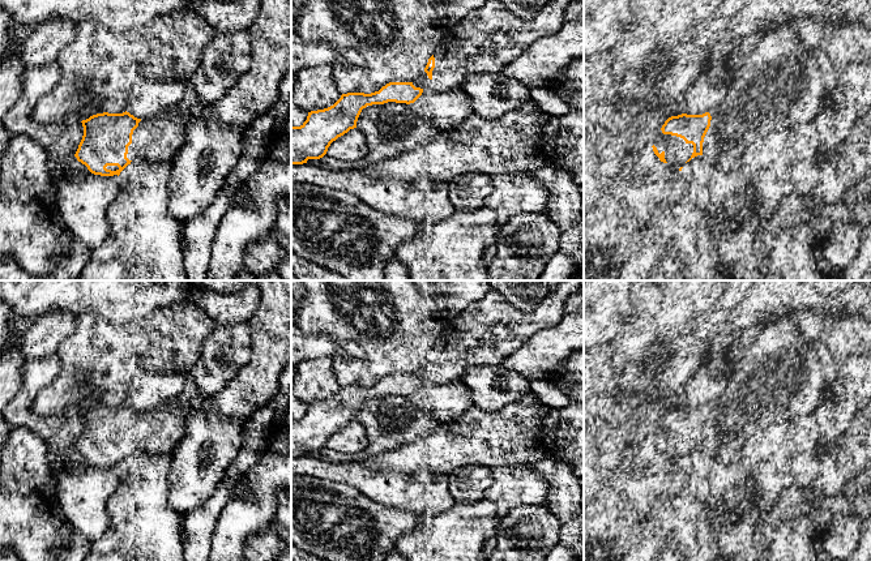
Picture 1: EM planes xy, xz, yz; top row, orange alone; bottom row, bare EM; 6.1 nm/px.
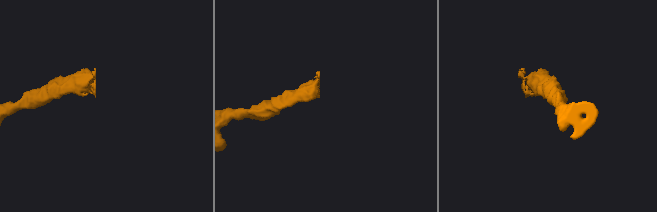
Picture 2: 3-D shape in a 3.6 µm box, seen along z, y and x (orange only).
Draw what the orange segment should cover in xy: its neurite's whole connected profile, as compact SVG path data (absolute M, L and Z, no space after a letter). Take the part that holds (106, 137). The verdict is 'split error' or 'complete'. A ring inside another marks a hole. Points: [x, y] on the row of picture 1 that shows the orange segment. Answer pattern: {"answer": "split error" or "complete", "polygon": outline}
{"answer": "split error", "polygon": "M127 111L93 115L81 121L84 136L74 157L101 176L119 176L137 158L149 163L172 160L185 142L191 116L172 111L149 120Z"}

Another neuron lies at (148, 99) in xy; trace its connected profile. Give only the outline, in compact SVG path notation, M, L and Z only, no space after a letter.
M141 80L128 97L127 112L141 120L149 120L171 111L183 98L184 80L163 82Z

